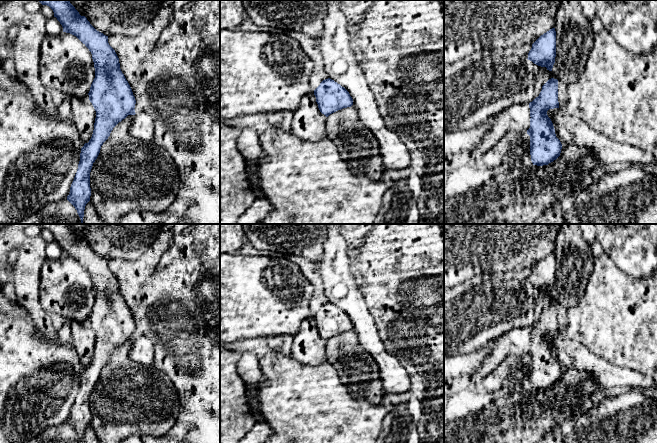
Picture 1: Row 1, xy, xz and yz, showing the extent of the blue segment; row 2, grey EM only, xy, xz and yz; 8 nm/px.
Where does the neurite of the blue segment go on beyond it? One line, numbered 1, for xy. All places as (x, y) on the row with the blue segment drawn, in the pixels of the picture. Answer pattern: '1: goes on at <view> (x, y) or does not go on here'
1: does not go on here

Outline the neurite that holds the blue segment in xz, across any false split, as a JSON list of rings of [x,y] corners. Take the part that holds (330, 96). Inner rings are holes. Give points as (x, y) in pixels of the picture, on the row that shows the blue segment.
[[[330,78],[320,83],[314,90],[314,95],[320,112],[326,117],[353,105],[353,99],[349,92]]]

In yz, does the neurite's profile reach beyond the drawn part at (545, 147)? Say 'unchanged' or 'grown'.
unchanged

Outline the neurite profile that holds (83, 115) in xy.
[[[71,97],[71,120],[74,123],[78,135],[84,143],[88,143],[92,137],[96,111],[89,99]]]

